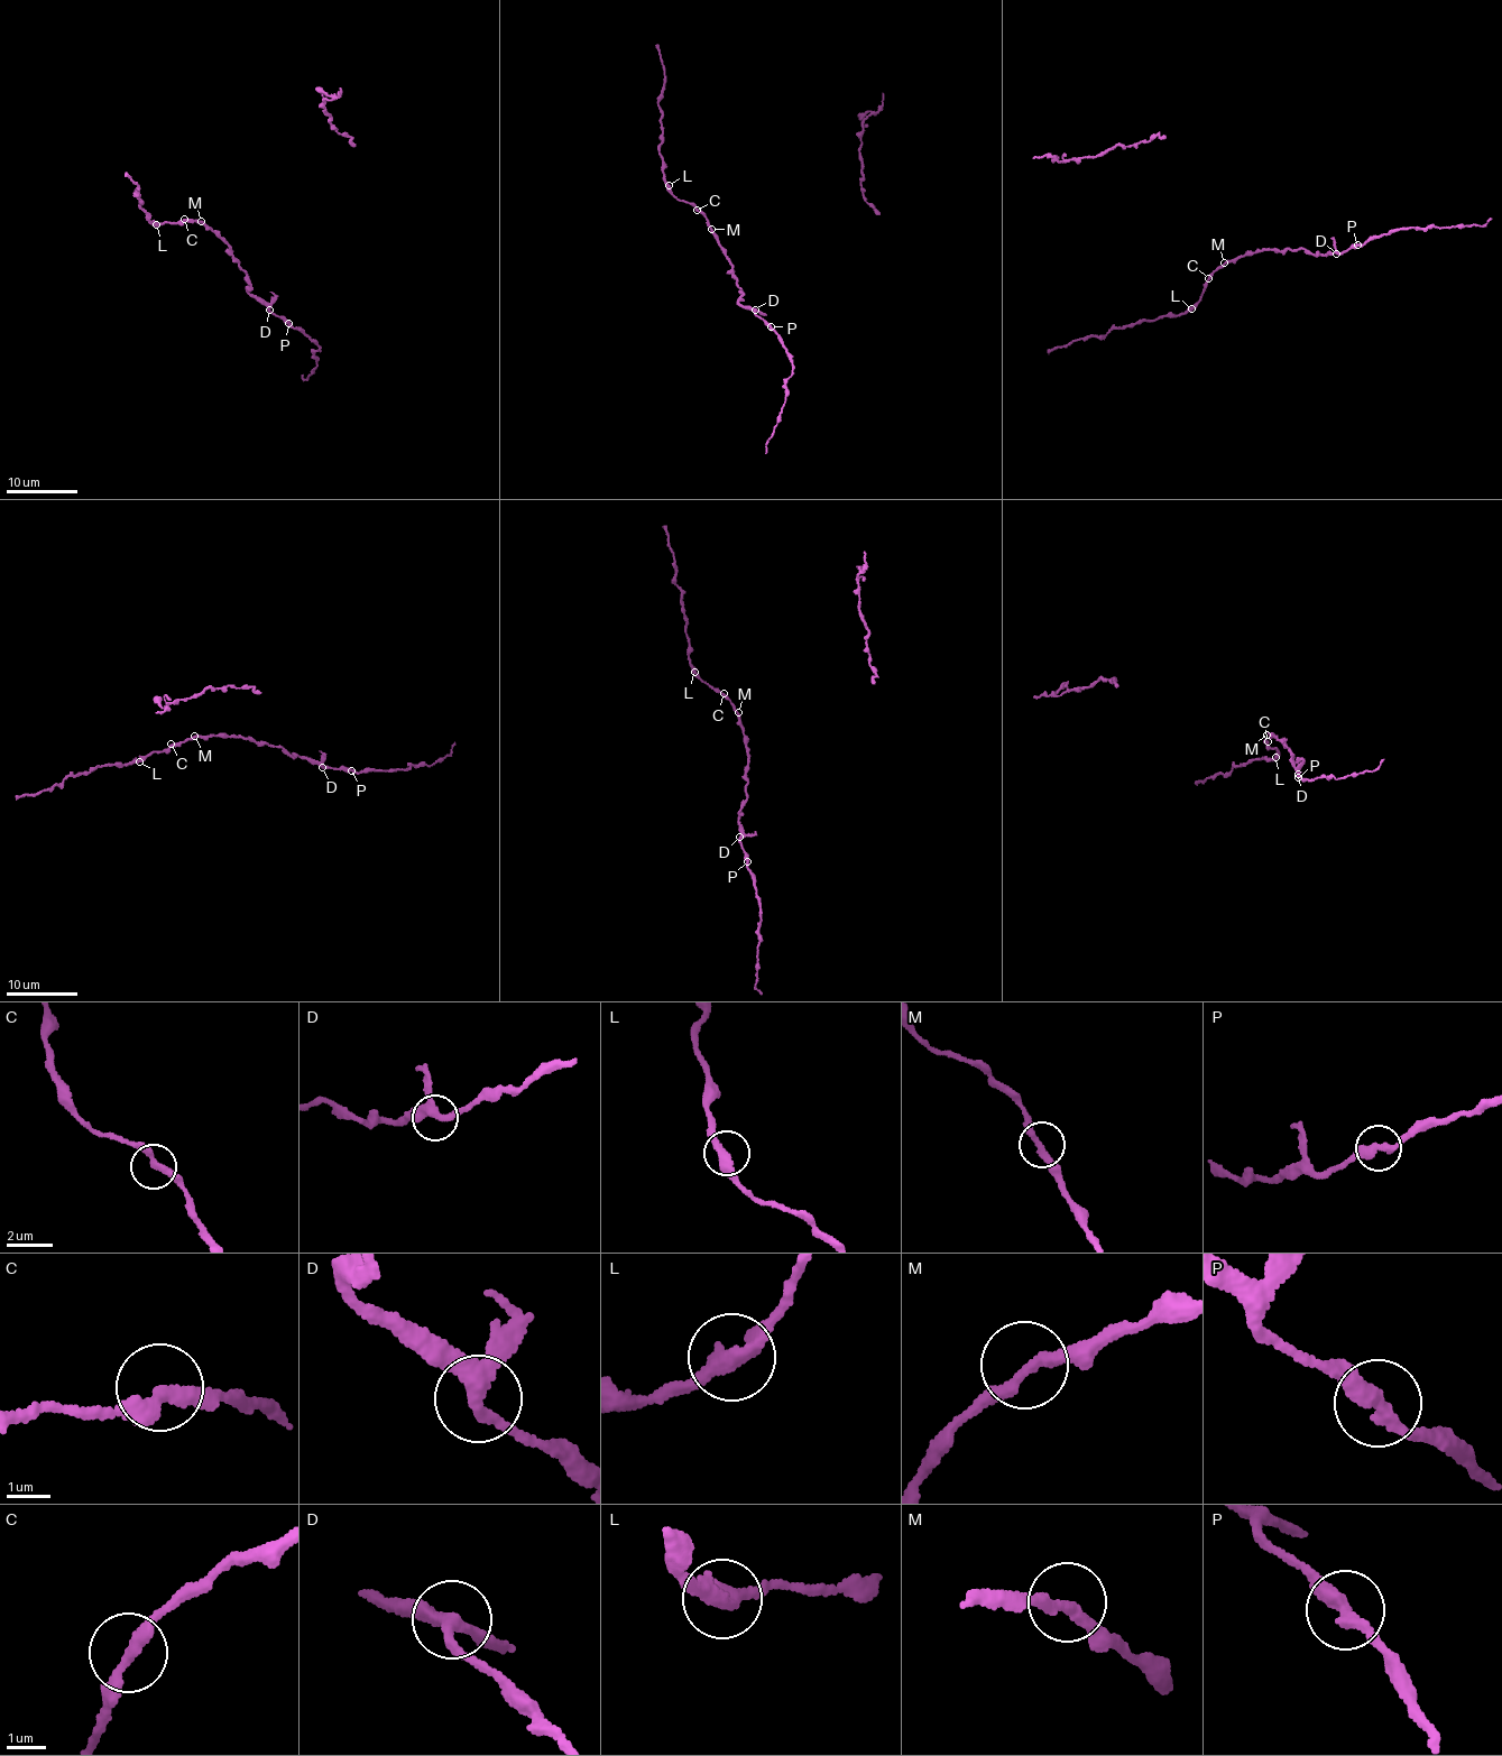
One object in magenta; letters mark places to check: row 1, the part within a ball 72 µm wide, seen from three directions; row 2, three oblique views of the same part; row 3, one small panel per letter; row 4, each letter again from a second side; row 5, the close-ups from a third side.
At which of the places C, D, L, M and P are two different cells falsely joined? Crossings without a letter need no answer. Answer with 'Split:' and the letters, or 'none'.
Split: none

